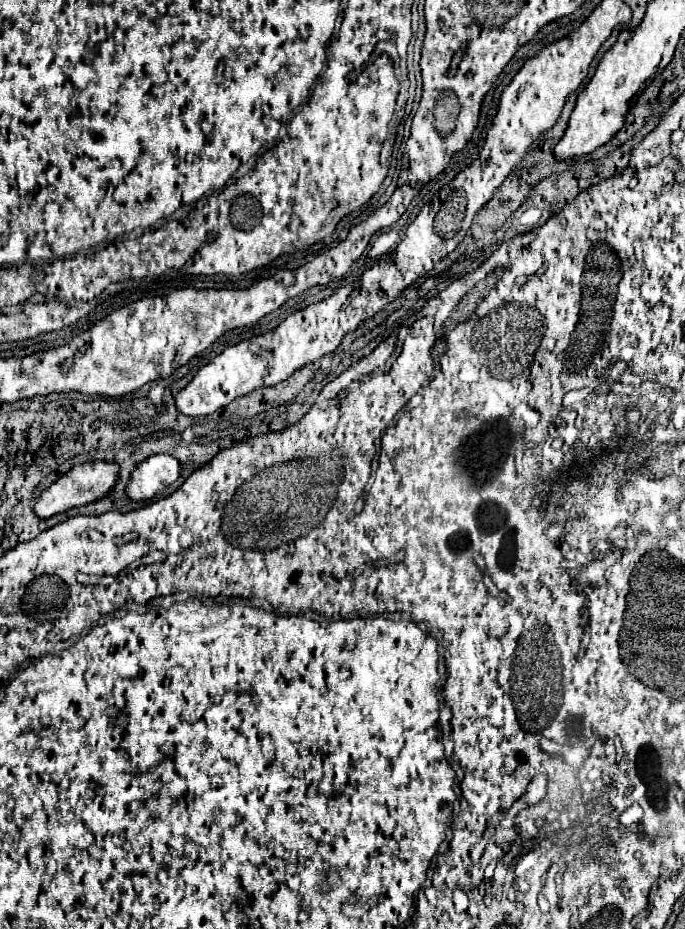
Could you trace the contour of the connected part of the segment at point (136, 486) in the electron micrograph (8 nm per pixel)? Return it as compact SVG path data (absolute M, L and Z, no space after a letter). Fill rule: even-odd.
M151 455L141 461L129 477L125 495L131 501L149 501L163 487L171 485L179 477L179 461L171 455Z

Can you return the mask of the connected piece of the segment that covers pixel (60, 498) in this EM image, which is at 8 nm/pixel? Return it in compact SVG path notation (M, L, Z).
M95 461L89 465L77 465L73 467L69 473L61 475L51 487L47 487L41 497L35 503L35 513L41 519L47 519L51 515L69 511L73 507L81 507L81 505L89 505L93 501L97 501L99 497L103 497L103 493L107 493L115 481L117 481L117 471L119 467L115 463L103 463L103 461Z

